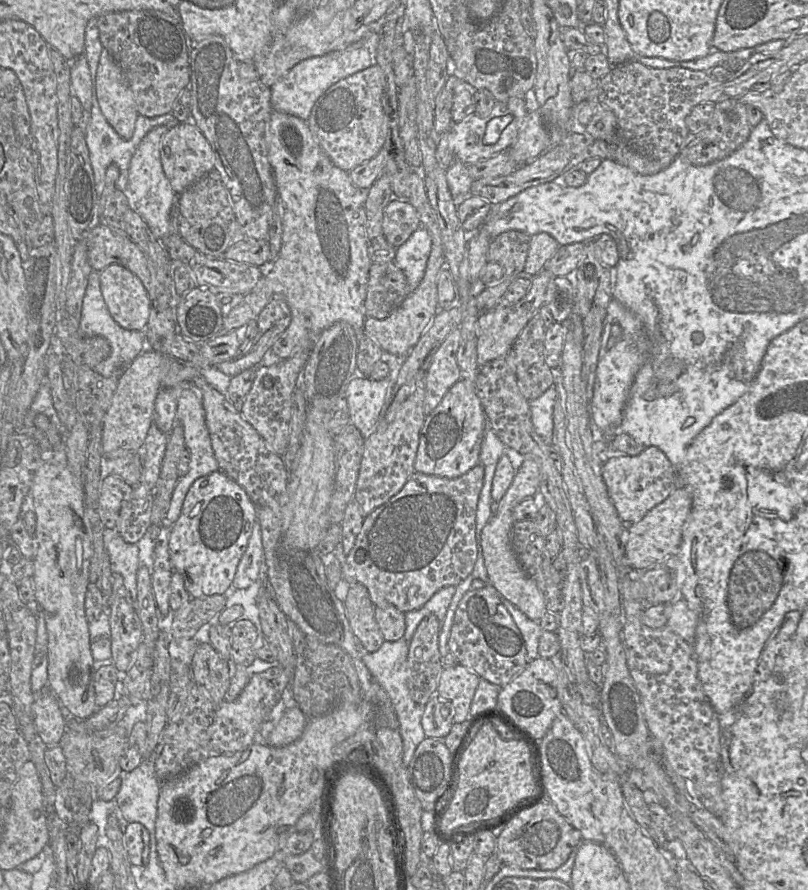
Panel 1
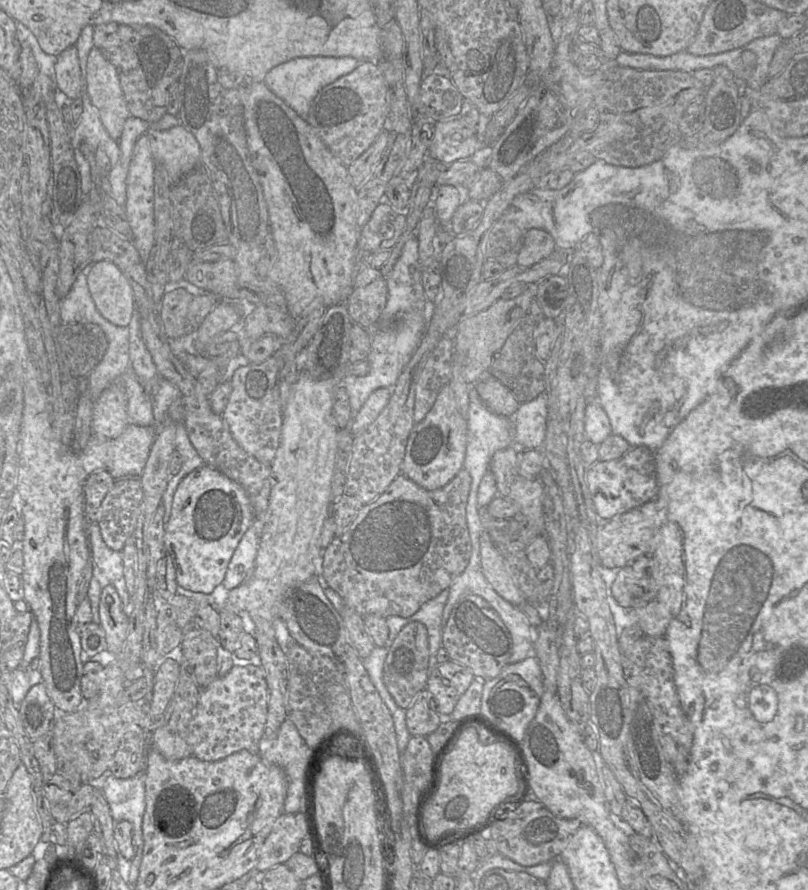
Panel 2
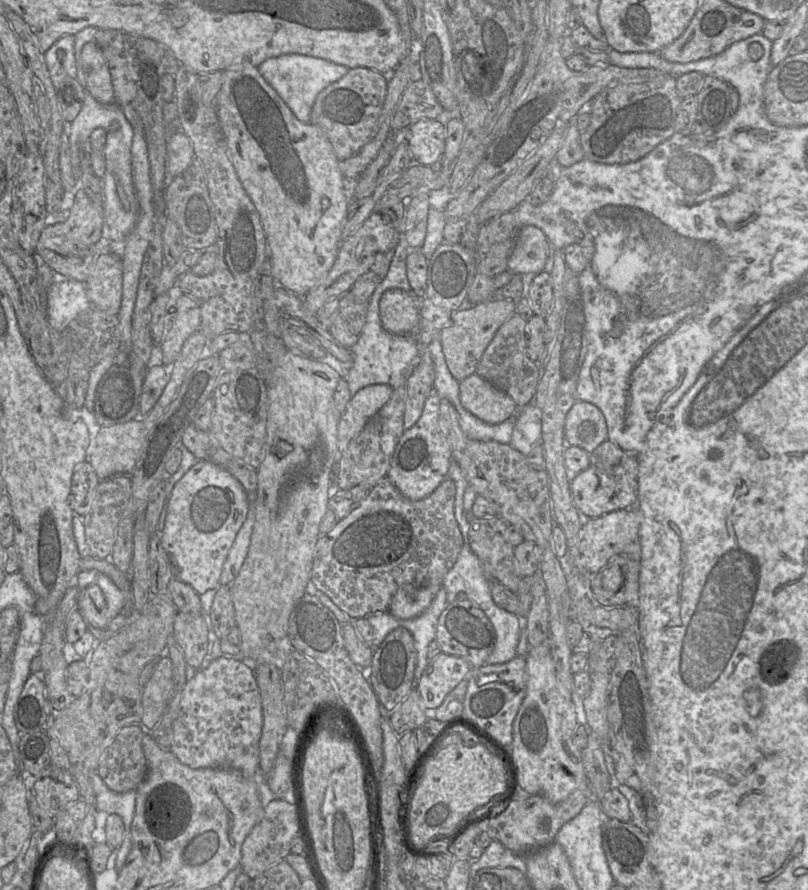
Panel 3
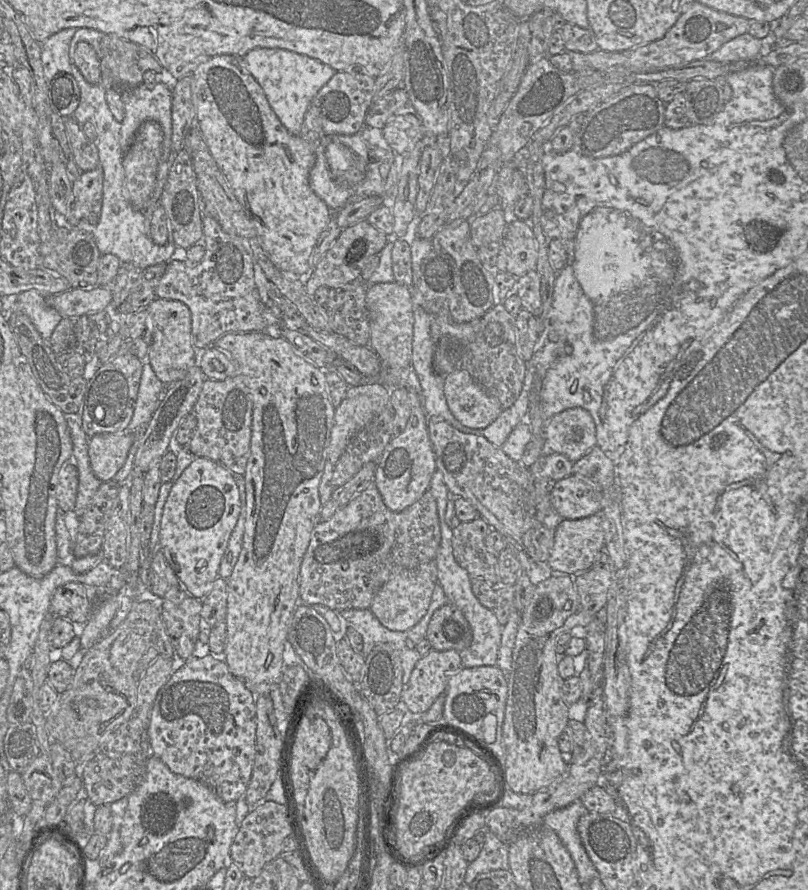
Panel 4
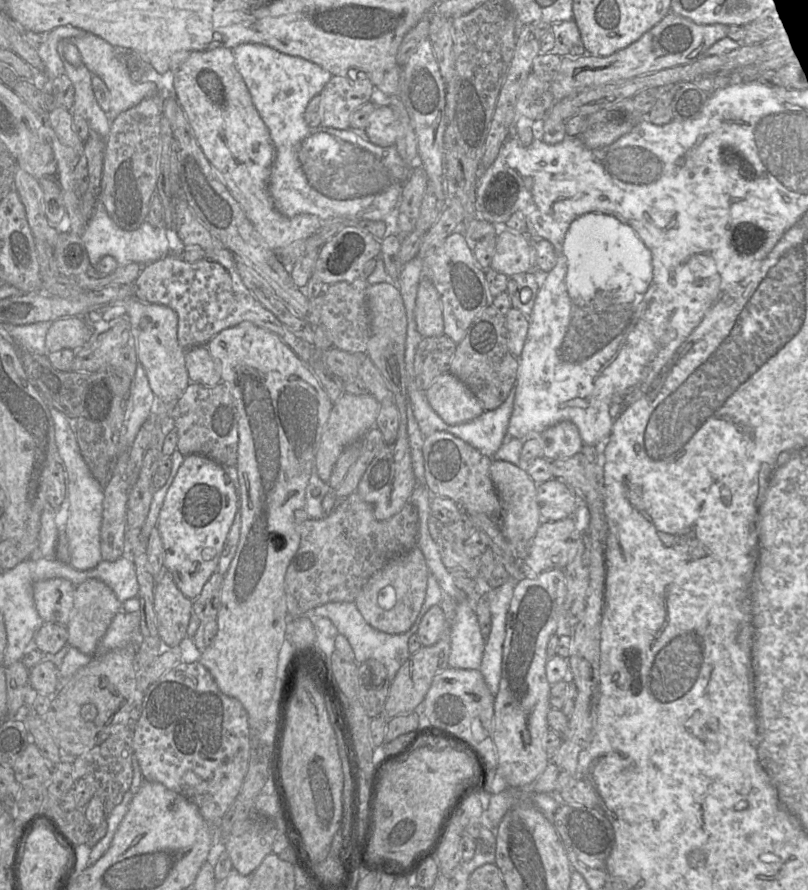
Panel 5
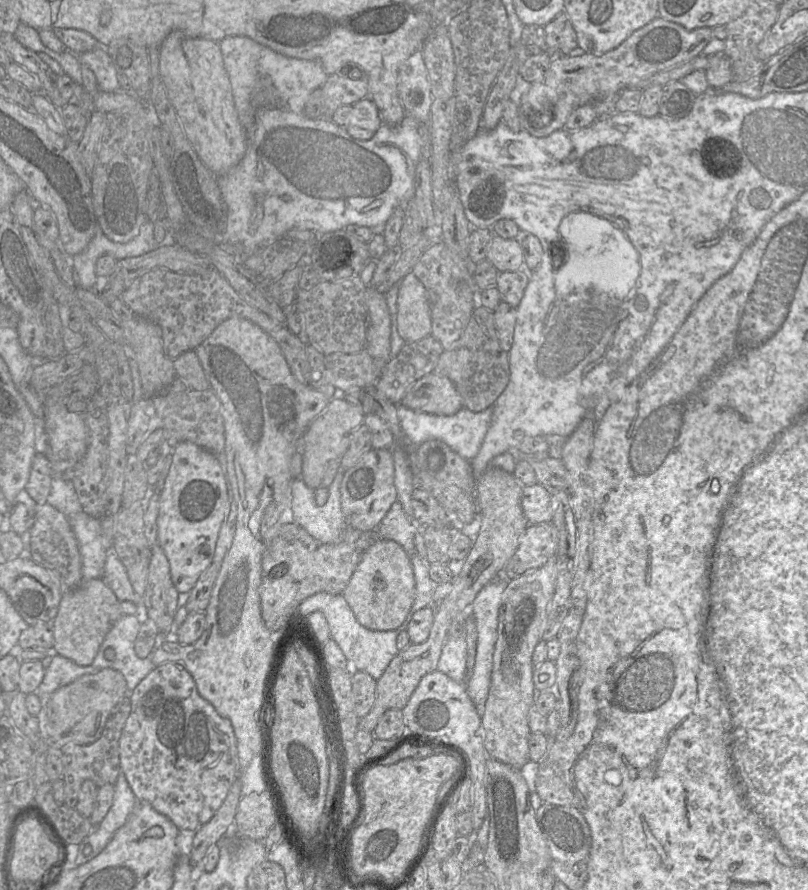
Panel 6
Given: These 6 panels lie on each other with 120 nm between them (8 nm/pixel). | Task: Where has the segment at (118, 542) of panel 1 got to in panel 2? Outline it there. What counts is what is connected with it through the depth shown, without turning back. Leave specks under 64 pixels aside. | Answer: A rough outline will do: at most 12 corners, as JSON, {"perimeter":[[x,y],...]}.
{"perimeter":[[97,523],[87,525],[93,566],[115,587],[129,615],[121,552],[106,545]]}

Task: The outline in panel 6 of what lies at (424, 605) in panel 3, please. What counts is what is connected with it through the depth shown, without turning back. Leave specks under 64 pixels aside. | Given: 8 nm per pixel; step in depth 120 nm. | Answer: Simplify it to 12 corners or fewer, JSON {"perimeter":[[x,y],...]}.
{"perimeter":[[381,539],[342,596],[358,622],[396,630],[416,595],[411,557]]}

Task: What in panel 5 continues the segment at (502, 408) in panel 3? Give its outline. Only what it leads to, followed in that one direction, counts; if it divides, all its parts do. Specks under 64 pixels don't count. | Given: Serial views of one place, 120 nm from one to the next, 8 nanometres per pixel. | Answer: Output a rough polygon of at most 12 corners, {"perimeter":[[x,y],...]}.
{"perimeter":[[449,372],[425,395],[451,425],[485,411],[472,391]]}

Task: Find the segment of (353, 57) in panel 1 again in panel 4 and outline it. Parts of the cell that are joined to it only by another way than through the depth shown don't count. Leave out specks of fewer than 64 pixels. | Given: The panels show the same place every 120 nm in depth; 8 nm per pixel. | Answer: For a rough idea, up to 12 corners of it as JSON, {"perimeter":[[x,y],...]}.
{"perimeter":[[280,48],[242,59],[273,112],[301,133],[337,72]]}

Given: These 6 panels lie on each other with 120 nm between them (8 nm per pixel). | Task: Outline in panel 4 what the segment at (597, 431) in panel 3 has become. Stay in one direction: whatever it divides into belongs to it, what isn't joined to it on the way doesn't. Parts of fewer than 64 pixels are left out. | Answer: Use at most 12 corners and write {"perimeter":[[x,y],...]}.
{"perimeter":[[581,407],[544,427],[545,453],[576,462],[596,447],[595,422]]}

